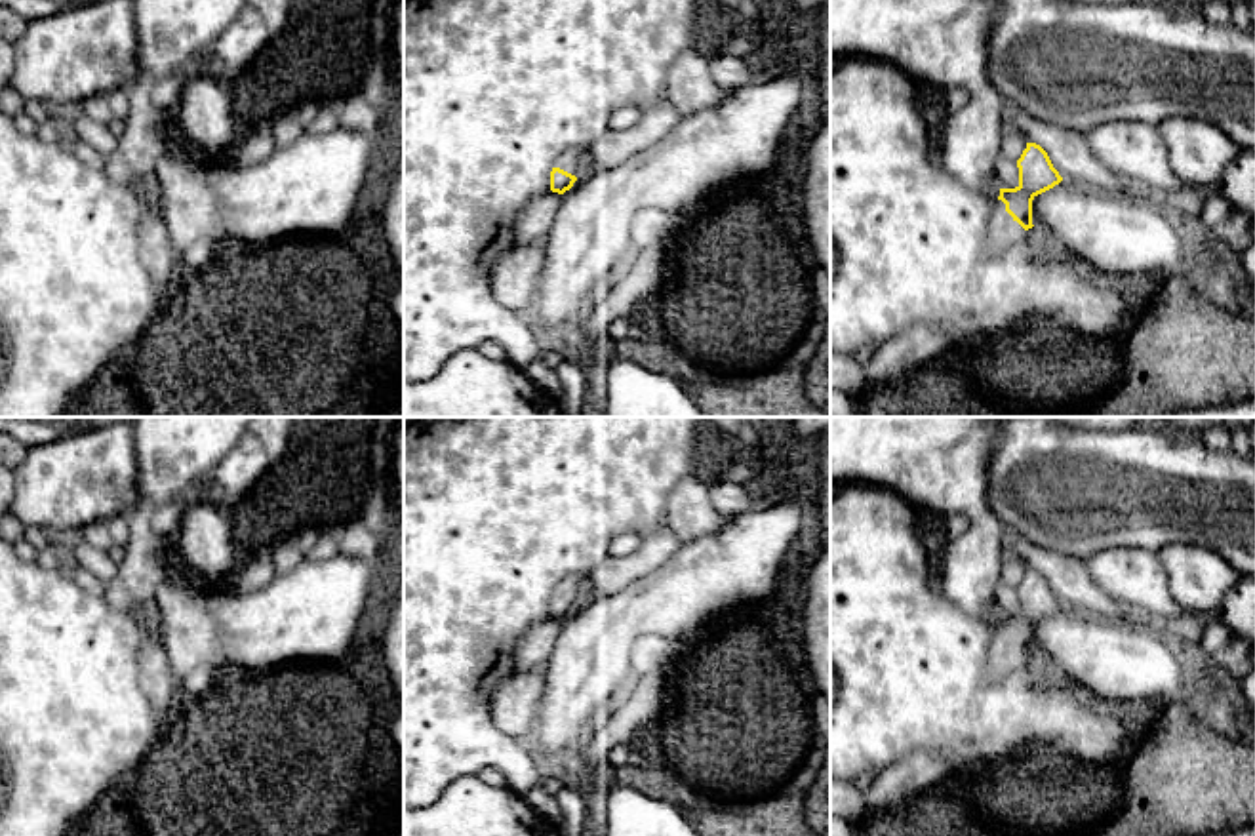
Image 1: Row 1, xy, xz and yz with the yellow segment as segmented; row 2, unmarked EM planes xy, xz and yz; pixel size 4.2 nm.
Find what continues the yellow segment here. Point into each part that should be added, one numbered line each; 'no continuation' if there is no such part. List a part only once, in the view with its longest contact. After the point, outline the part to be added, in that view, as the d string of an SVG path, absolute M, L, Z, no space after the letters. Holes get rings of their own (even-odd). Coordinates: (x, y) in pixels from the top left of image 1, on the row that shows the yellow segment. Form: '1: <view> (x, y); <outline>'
1: yz (1002, 231); M998 200L988 223L988 244L992 251L1004 251L1021 240L1025 232L1026 230L1006 211L1006 204Z

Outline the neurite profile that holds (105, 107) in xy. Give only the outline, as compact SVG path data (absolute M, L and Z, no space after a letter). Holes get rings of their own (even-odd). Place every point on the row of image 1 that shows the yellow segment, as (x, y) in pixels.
M110 90L84 99L74 110L101 124L124 122L128 116L128 91Z

